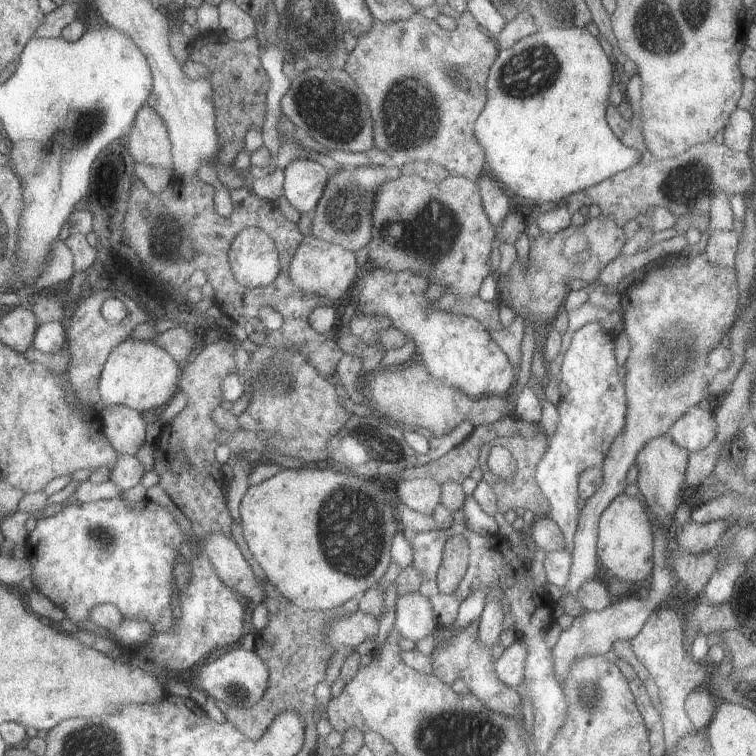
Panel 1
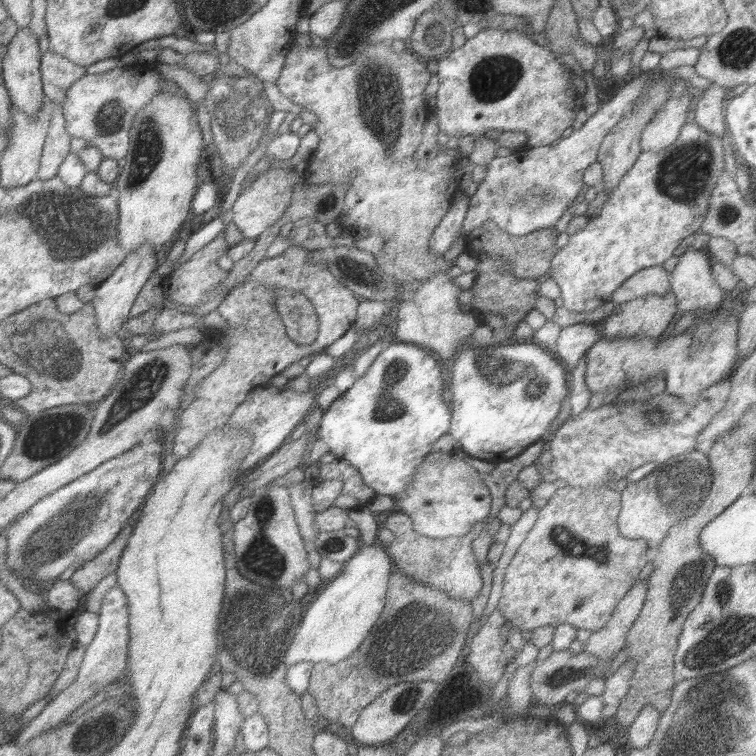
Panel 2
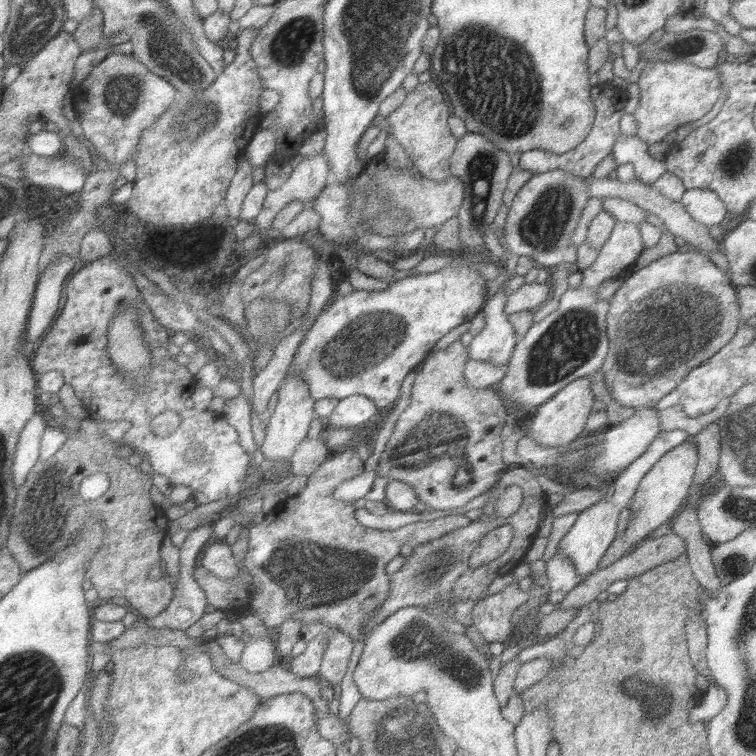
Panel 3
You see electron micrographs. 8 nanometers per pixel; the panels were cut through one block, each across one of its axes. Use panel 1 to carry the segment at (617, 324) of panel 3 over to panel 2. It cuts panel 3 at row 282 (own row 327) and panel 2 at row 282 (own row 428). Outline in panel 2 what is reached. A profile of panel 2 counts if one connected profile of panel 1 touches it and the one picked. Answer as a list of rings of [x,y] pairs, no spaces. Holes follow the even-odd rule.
[[[651,266],[647,270],[639,270],[631,278],[627,278],[621,286],[617,286],[617,290],[611,294],[611,302],[625,304],[625,302],[641,298],[645,294],[655,294],[655,296],[671,294],[669,276],[671,274],[665,272],[661,266]]]

